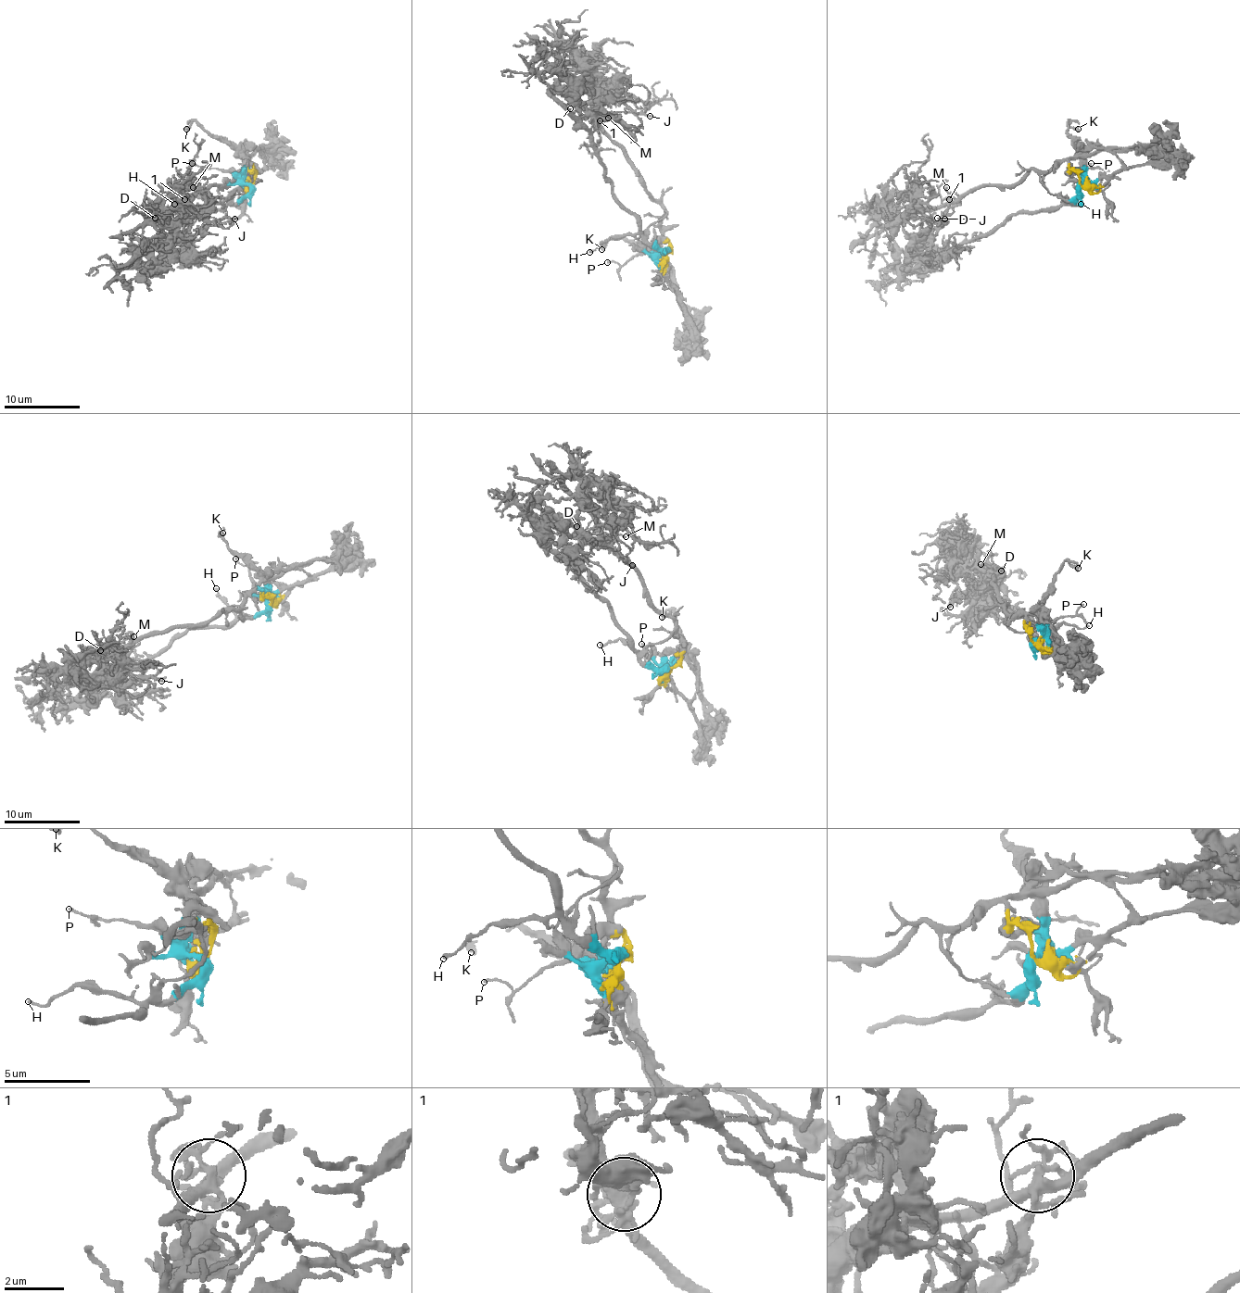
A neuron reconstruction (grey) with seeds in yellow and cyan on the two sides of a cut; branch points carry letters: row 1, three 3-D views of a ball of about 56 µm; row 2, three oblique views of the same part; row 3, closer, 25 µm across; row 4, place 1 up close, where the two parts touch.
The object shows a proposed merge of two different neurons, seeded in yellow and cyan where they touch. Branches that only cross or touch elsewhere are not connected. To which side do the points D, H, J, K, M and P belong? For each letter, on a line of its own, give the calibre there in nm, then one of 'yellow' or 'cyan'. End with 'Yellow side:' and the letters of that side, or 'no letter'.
D: calibre 150 nm; cyan
H: calibre 150 nm; cyan
J: calibre 180 nm; cyan
K: calibre 280 nm; yellow
M: calibre 110 nm; yellow
P: calibre 100 nm; yellow
Yellow side: K, M, P

